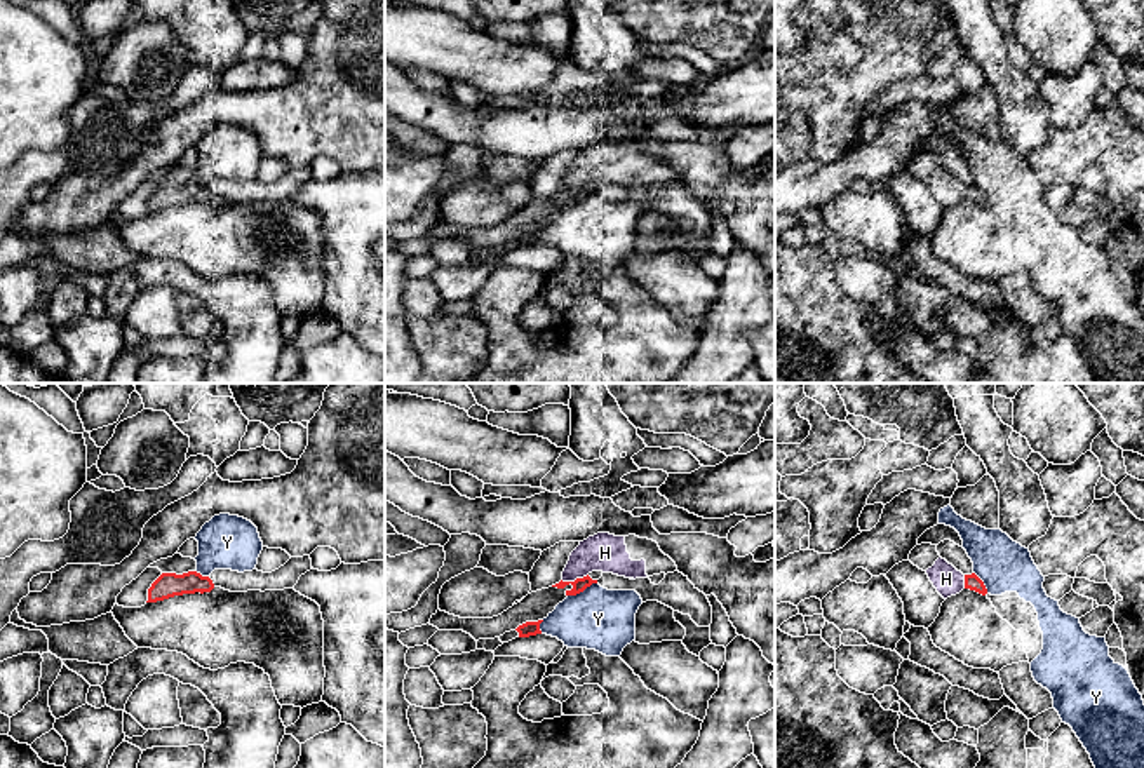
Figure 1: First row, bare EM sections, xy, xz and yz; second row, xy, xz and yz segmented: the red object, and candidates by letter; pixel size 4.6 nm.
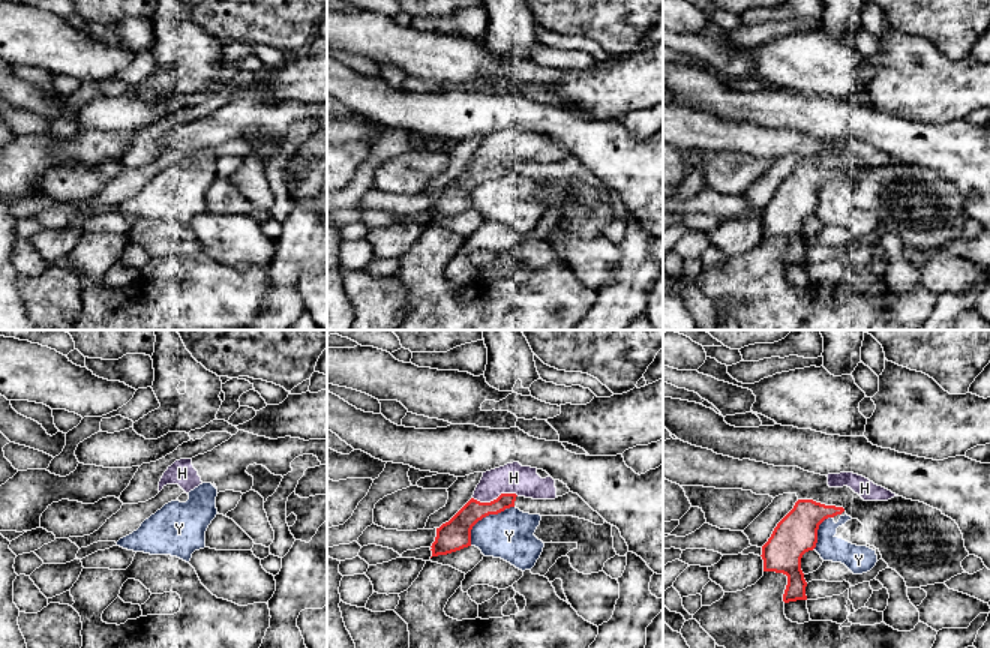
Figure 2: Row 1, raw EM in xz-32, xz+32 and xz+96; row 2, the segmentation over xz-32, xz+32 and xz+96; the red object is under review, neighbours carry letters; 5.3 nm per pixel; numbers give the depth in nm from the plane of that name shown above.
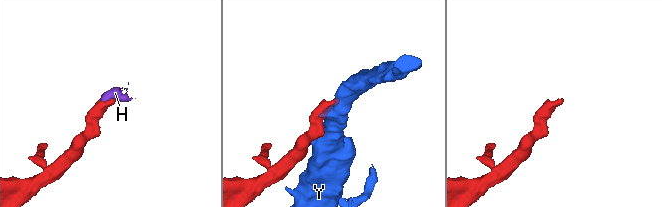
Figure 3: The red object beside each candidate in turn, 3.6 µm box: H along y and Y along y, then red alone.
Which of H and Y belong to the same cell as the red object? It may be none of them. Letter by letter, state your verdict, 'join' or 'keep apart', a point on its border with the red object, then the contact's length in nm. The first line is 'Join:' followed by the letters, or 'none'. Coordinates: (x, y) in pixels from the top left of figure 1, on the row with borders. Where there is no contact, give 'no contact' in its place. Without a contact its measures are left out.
Join: H
H: join | xz (575, 580) | 130 nm
Y: keep apart | xz (582, 591) | 150 nm

